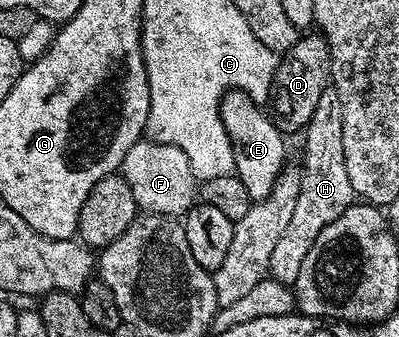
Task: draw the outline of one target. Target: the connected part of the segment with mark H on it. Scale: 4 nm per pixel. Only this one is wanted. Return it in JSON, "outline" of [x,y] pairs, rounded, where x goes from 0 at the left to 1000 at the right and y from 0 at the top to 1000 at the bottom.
{"outline":[[[825,261],[807,273],[807,297],[797,297],[797,320],[787,320],[787,344],[759,389],[759,409],[762,487],[749,496],[754,567],[739,596],[727,665],[699,703],[672,789],[679,822],[714,843],[737,843],[747,831],[757,772],[767,772],[767,748],[787,736],[797,688],[807,688],[817,665],[847,653],[847,641],[857,641],[857,629],[867,629],[867,617],[887,599],[877,522],[867,522],[867,475],[857,451],[857,309],[847,309],[840,267]]]}

